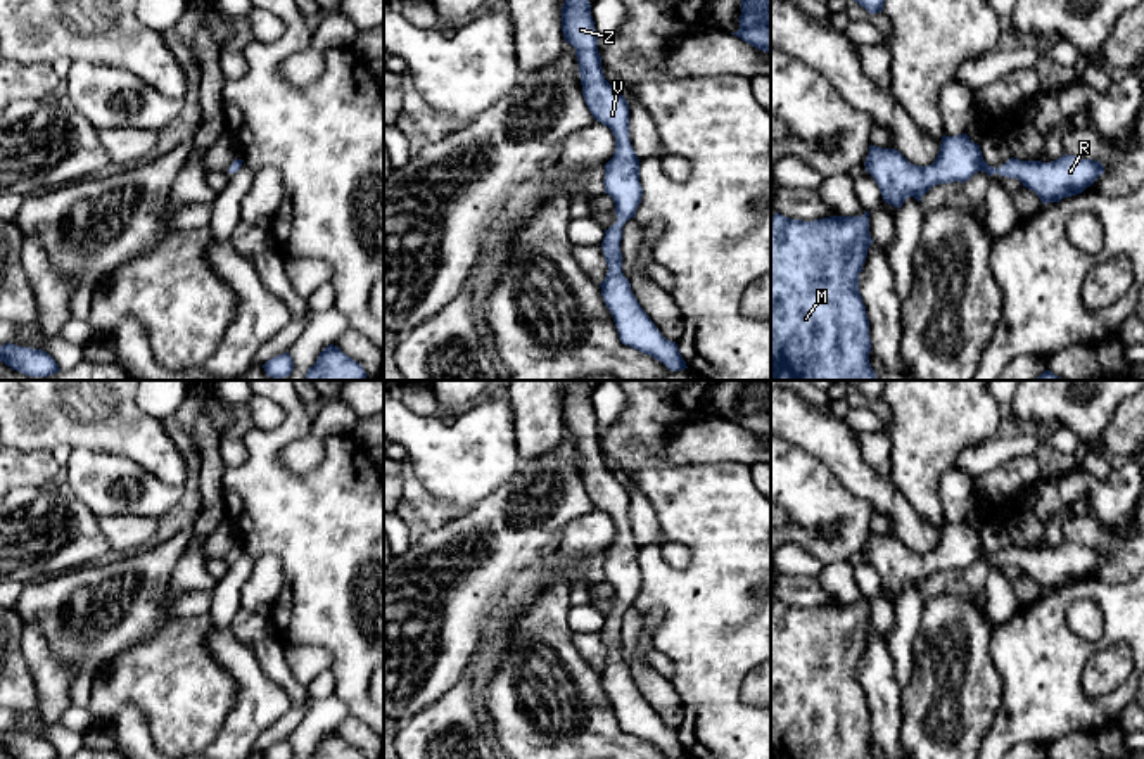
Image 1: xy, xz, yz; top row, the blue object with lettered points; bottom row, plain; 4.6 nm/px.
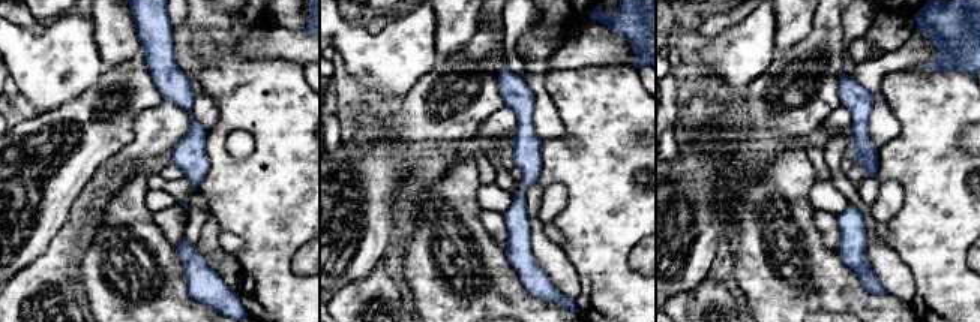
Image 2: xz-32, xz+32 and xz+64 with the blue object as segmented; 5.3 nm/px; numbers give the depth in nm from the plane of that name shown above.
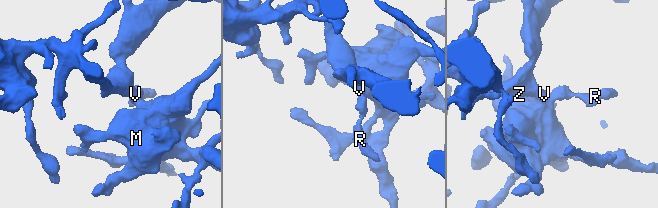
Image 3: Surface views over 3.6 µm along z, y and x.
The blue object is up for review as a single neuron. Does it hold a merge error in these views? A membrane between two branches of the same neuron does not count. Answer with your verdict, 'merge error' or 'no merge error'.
no merge error

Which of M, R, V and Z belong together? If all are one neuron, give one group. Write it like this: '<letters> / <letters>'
M R V Z

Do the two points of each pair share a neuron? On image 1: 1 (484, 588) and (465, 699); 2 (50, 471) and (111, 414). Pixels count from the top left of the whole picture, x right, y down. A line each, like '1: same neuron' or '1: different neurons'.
1: different neurons
2: different neurons

